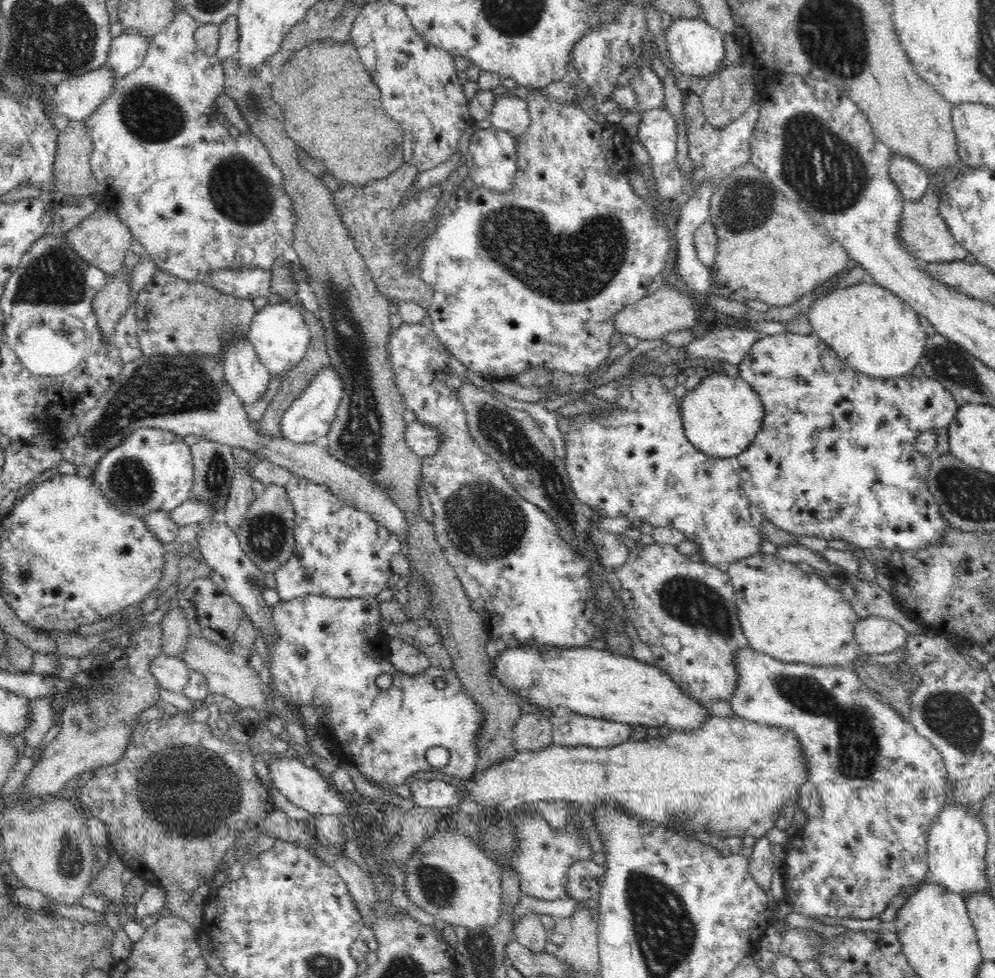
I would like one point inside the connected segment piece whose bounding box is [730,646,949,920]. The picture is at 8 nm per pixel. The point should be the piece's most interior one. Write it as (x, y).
(874, 785)

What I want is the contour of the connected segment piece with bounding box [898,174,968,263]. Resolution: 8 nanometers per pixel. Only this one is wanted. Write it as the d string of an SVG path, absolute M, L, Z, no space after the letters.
M930 174L930 186L924 196L918 202L905 202L903 214L898 222L899 236L906 249L918 257L922 263L952 262L952 260L964 260L968 250L963 248L953 238L949 226L940 217L940 200L935 189L934 175Z

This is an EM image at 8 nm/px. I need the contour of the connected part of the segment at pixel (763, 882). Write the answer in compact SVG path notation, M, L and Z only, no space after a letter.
M762 835L757 837L752 848L752 853L749 856L749 871L758 881L758 886L764 889L764 892L769 892L770 884L772 884L772 874L774 874L772 854L773 843L771 835Z

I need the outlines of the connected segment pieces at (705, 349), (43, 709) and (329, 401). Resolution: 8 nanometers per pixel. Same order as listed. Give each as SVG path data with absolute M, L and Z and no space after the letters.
M725 326L695 337L682 347L682 352L686 353L685 358L718 358L738 366L760 336L754 328Z
M48 699L32 700L28 707L28 710L30 710L30 726L23 733L23 736L27 740L26 744L32 746L37 753L40 753L43 749L40 742L44 740L44 736L56 725L54 706L51 702L52 700Z
M332 366L322 368L314 380L302 391L302 394L292 402L280 420L281 438L292 442L313 443L327 436L335 419L337 408L344 394L344 383Z

